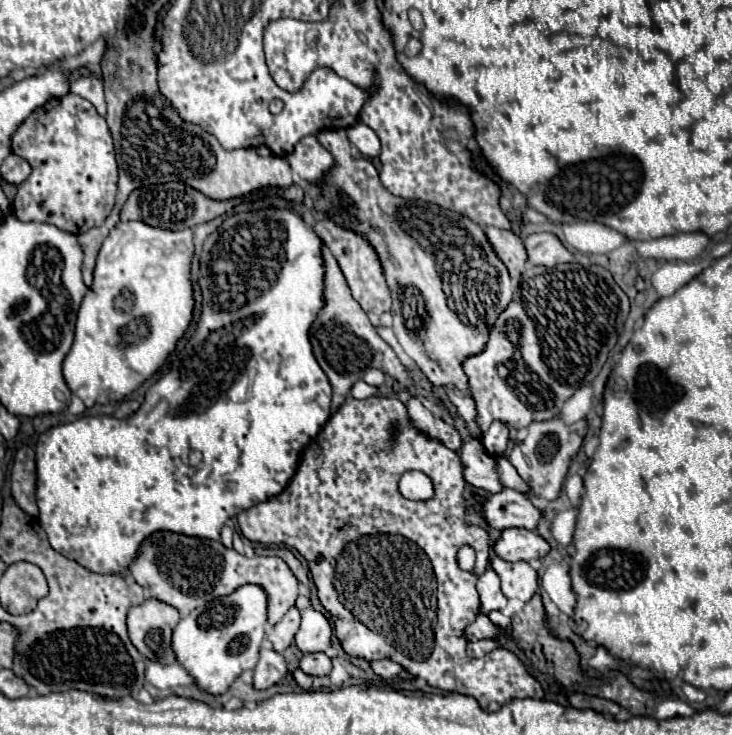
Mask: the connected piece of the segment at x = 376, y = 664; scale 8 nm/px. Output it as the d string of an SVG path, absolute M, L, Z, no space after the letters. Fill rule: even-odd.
M372 660L370 668L374 674L378 674L382 678L396 678L402 672L402 666L392 660Z

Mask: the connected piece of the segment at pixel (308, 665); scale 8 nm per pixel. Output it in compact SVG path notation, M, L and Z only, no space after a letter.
M304 654L300 670L310 676L328 676L332 670L332 662L326 654Z

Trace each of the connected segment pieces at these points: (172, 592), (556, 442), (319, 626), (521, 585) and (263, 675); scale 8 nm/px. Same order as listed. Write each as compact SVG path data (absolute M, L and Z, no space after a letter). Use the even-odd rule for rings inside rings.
M168 530L154 532L154 534L150 534L148 538L142 540L142 544L138 548L138 556L128 566L128 572L142 588L150 590L152 598L174 606L182 616L188 616L194 608L210 602L212 598L230 594L232 590L236 590L242 584L258 584L266 590L266 594L268 594L268 622L270 624L280 622L280 618L294 606L294 602L298 598L298 580L296 580L296 576L292 574L292 570L288 568L288 564L282 558L278 558L278 556L252 556L252 558L246 558L246 556L238 554L236 550L226 548L222 542L208 540L208 538L186 536L186 534L168 532Z
M554 416L546 422L532 422L528 426L528 436L518 442L510 452L510 462L518 470L518 474L530 484L530 496L556 500L562 488L562 482L568 474L572 458L578 454L582 440L588 432L586 420L578 420L574 424L564 424L560 416ZM542 456L542 458L540 458Z
M302 610L302 624L296 634L296 646L302 652L326 652L332 644L332 626L318 610Z
M494 556L490 566L500 576L502 592L506 598L518 598L522 602L528 602L538 590L538 572L528 562L508 562Z
M262 648L260 650L260 660L254 668L254 688L266 690L274 684L278 684L286 676L286 660L282 654L278 654L272 648Z

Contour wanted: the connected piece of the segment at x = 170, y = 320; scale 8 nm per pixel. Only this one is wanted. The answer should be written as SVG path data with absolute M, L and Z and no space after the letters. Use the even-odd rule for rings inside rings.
M118 222L104 240L94 284L76 320L74 344L64 358L64 380L84 406L120 402L156 374L192 322L192 230L162 230L144 222Z

